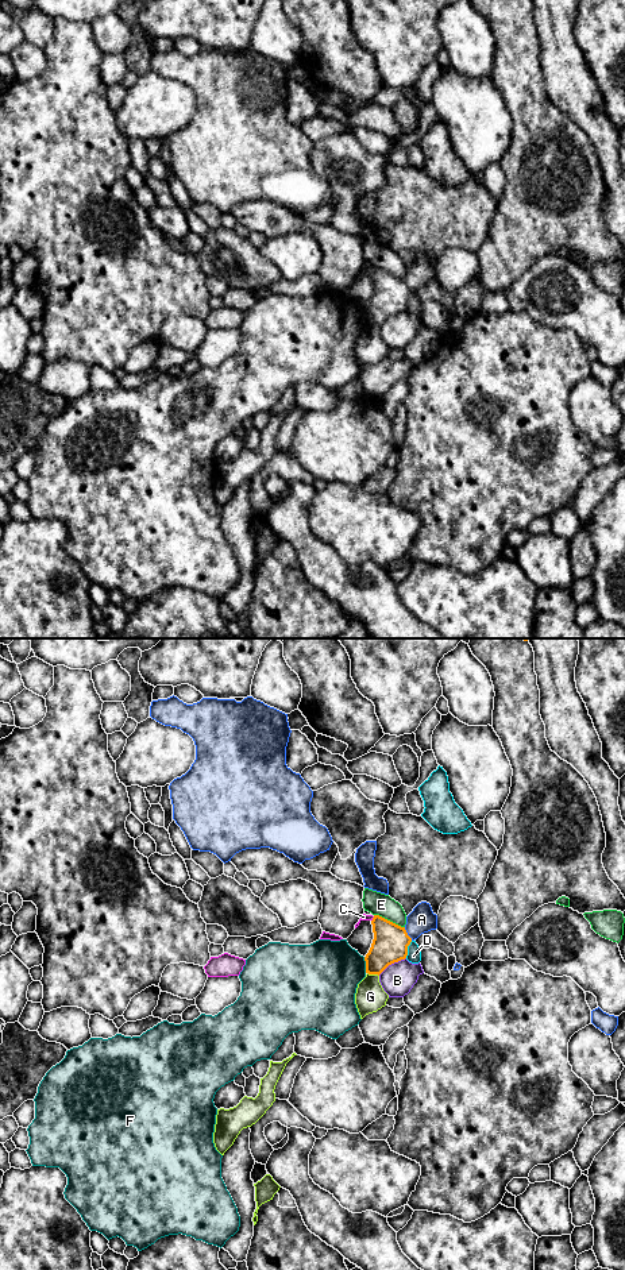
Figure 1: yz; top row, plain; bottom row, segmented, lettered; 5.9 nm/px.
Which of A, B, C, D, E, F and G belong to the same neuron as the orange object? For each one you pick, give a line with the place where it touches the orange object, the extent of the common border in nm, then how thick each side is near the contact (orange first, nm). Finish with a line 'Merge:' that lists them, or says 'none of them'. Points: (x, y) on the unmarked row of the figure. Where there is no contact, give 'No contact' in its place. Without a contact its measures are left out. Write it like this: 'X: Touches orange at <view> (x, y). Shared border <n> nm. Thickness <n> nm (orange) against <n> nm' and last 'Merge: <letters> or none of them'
C: Touches orange at yz (373, 271). Shared border 40 nm. Thickness 220 nm (orange) against 40 nm
Merge: C

